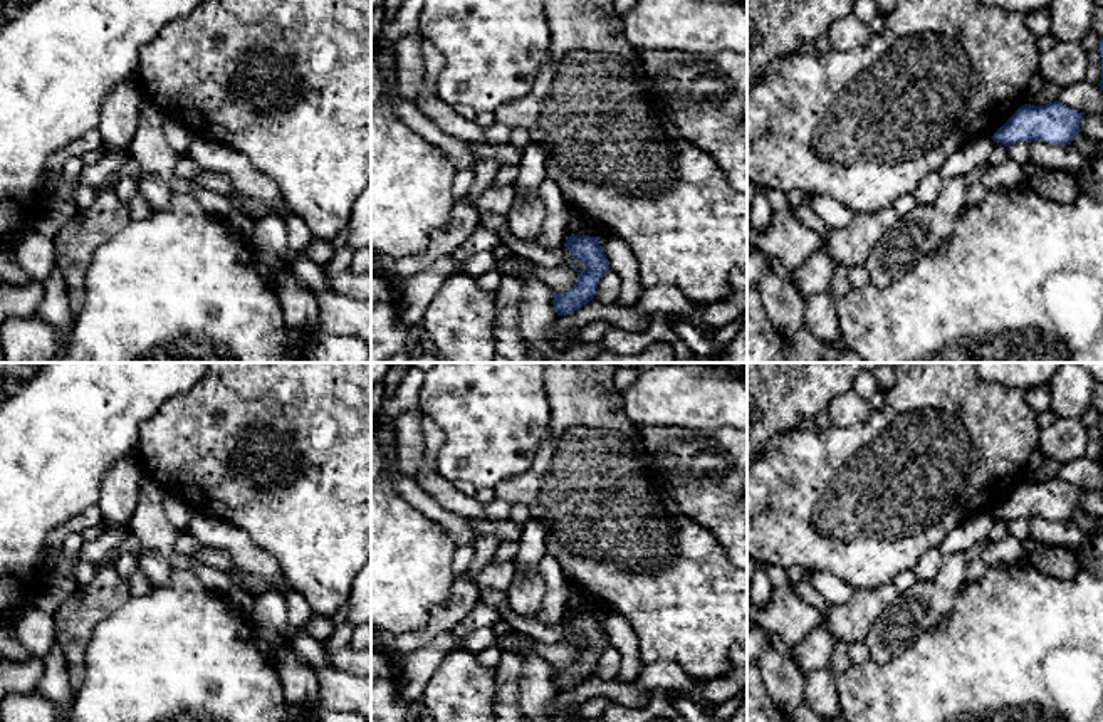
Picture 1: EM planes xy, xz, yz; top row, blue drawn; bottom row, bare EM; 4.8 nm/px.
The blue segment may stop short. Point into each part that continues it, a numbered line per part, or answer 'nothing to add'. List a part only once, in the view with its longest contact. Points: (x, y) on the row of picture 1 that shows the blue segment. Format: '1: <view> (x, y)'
nothing to add

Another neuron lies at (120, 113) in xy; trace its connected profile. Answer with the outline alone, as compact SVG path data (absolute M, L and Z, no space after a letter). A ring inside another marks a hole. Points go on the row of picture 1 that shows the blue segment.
M136 82L119 84L106 96L97 126L104 143L111 146L131 144L138 131L143 99Z

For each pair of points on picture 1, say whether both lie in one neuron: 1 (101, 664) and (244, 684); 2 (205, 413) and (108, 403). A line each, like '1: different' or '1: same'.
1: same
2: different

